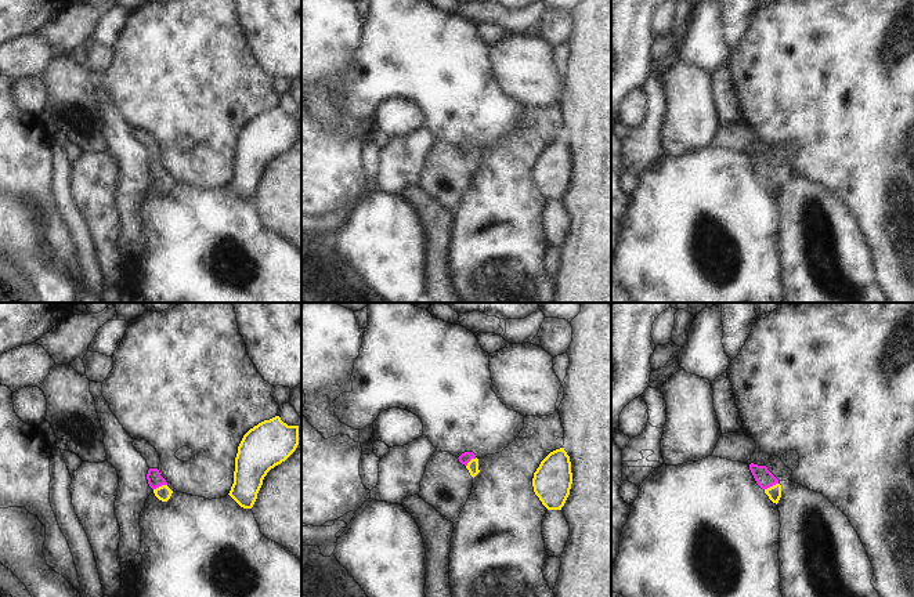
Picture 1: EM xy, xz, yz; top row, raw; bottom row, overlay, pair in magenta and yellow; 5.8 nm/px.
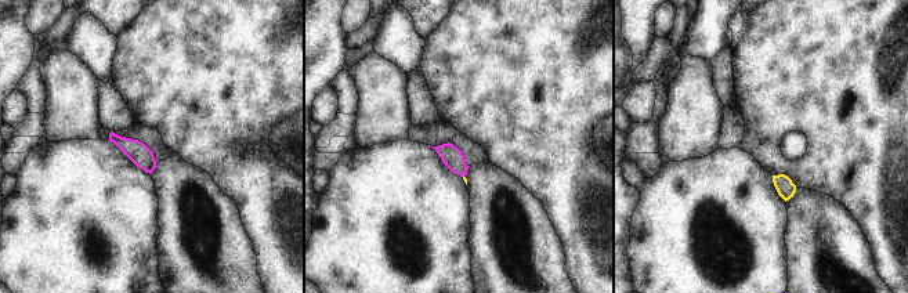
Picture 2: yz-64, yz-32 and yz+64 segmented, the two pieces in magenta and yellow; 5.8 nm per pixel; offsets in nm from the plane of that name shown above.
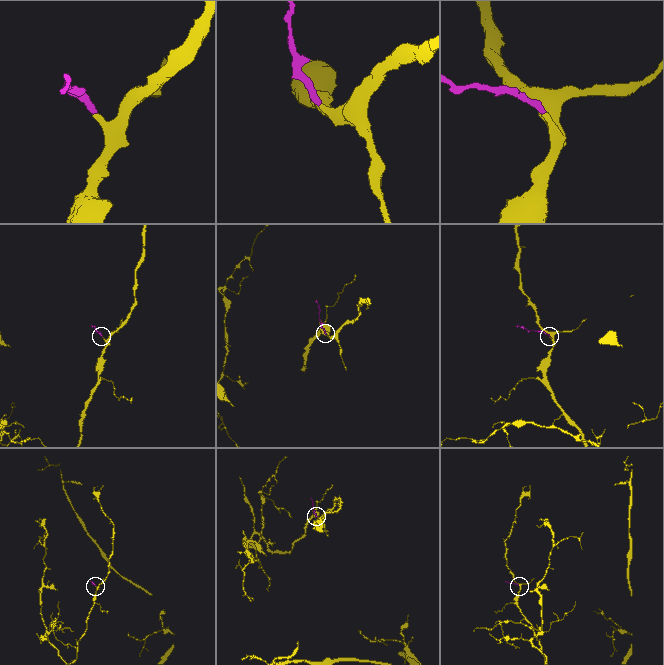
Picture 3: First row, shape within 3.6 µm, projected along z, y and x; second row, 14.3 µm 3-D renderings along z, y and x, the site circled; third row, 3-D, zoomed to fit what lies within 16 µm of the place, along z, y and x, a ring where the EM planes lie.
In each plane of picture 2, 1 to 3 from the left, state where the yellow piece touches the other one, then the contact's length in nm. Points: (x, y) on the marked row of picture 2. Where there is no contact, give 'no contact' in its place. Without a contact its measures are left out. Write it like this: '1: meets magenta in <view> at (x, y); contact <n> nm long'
1: no contact
2: no contact
3: no contact

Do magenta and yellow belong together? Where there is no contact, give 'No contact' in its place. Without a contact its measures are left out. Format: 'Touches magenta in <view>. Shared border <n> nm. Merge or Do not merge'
Touches magenta in xy. Shared border 90 nm. Merge

